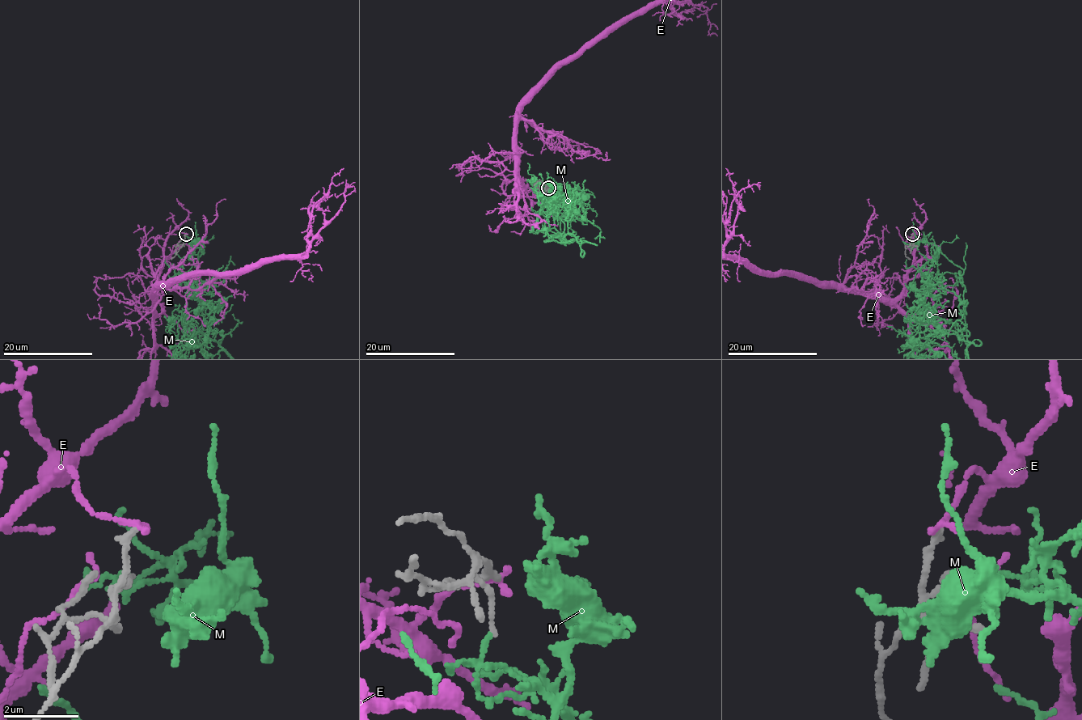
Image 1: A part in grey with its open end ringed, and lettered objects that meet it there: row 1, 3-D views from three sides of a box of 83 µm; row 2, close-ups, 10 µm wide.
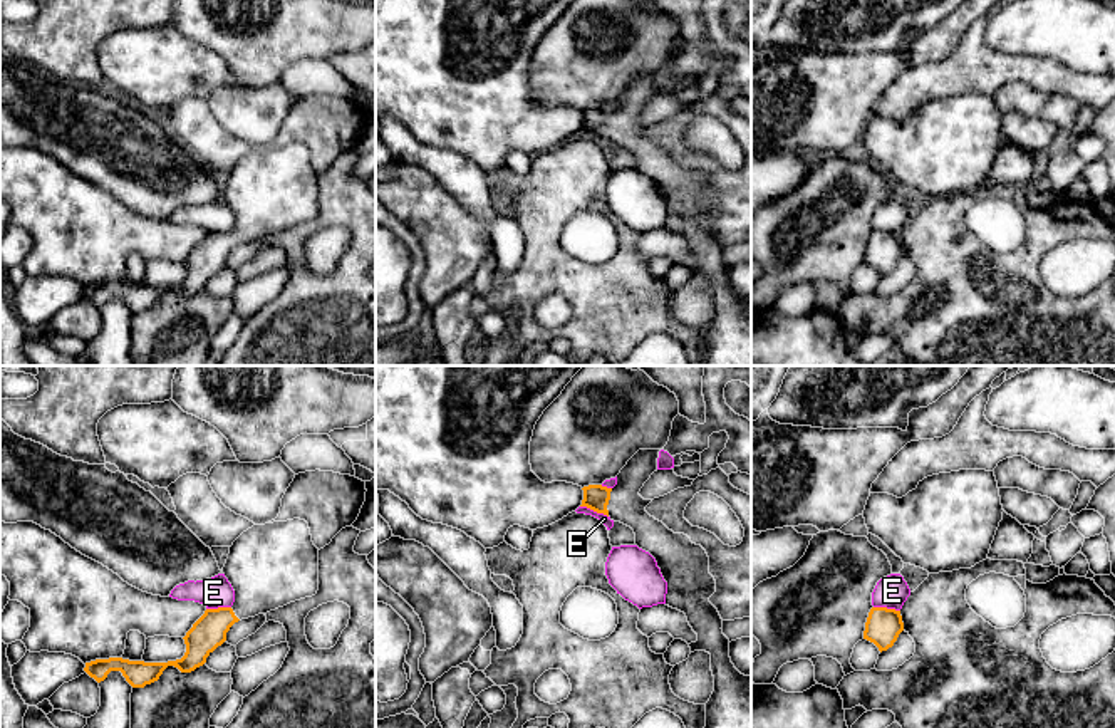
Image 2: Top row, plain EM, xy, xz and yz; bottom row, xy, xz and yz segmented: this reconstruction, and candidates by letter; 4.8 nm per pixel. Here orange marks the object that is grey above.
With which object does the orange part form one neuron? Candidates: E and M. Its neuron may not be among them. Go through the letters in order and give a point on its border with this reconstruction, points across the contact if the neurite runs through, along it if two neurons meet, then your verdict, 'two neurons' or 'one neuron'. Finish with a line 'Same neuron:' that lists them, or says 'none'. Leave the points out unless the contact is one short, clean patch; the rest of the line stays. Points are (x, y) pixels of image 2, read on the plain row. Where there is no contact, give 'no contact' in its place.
E: contact xz (594, 135); border xz (580, 130), (602, 136), (607, 141); two neurons
M: no contact; two neurons
Same neuron: none

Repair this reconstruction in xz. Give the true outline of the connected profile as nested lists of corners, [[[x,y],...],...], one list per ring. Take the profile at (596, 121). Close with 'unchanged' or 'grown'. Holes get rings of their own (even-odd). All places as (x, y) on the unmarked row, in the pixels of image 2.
[[[639,74],[617,99],[617,109],[607,112],[602,109],[583,111],[580,131],[607,139],[614,146],[630,151],[635,158],[635,169],[649,176],[667,206],[666,230],[686,238],[689,250],[698,258],[691,267],[691,277],[706,275],[711,278],[711,295],[714,300],[714,315],[706,327],[706,351],[703,366],[751,366],[751,300],[741,299],[729,282],[729,263],[723,258],[723,243],[718,233],[709,226],[716,216],[716,205],[709,198],[709,181],[701,169],[691,166],[684,158],[674,158],[662,146],[646,136],[652,124],[644,124],[639,116],[644,107],[657,96],[661,74]]]; grown

